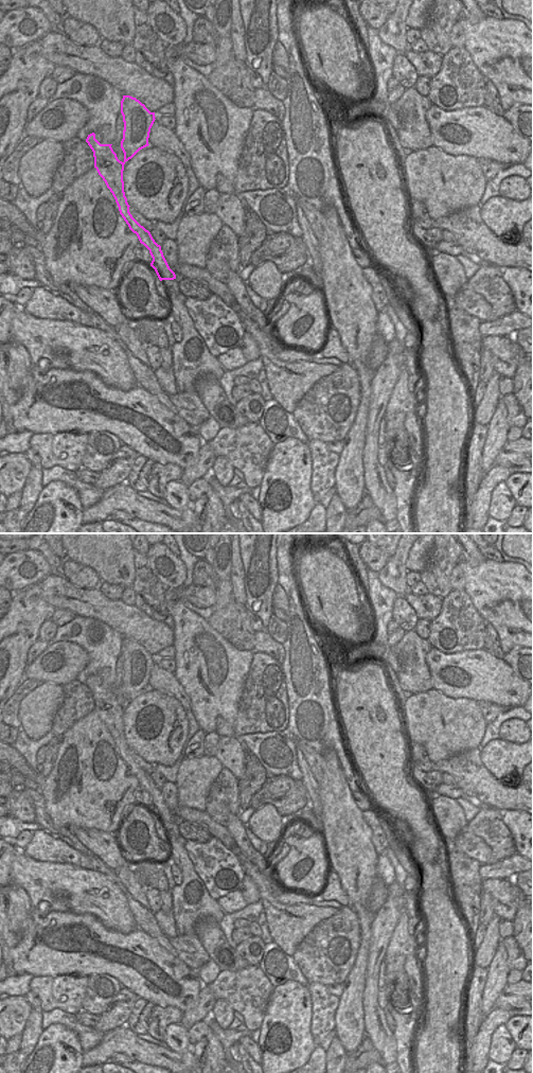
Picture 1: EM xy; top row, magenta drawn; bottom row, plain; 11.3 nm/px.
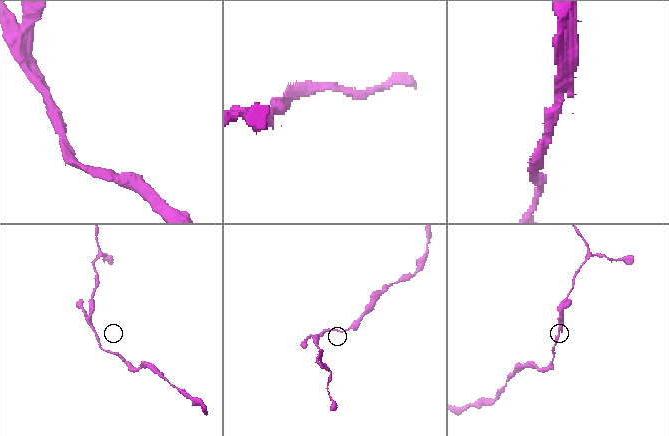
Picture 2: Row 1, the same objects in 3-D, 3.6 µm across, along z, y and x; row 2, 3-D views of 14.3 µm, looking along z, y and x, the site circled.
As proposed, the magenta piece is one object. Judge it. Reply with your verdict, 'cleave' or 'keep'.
cleave

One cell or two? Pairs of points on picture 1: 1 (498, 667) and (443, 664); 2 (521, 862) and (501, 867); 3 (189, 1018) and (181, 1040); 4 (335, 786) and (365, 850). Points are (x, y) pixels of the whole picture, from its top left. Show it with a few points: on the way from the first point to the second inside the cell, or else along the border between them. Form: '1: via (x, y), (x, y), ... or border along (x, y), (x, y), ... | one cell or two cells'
1: via (484, 667), (463, 667), (457, 661) | one cell
2: via (516, 863), (507, 867) | one cell
3: border along (179, 1023), (187, 1030) | two cells
4: via (337, 802), (343, 828), (349, 834) | one cell

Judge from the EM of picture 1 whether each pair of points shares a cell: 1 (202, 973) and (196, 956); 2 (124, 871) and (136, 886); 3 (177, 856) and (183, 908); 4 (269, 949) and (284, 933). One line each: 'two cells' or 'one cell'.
1: two cells
2: one cell
3: one cell
4: two cells

